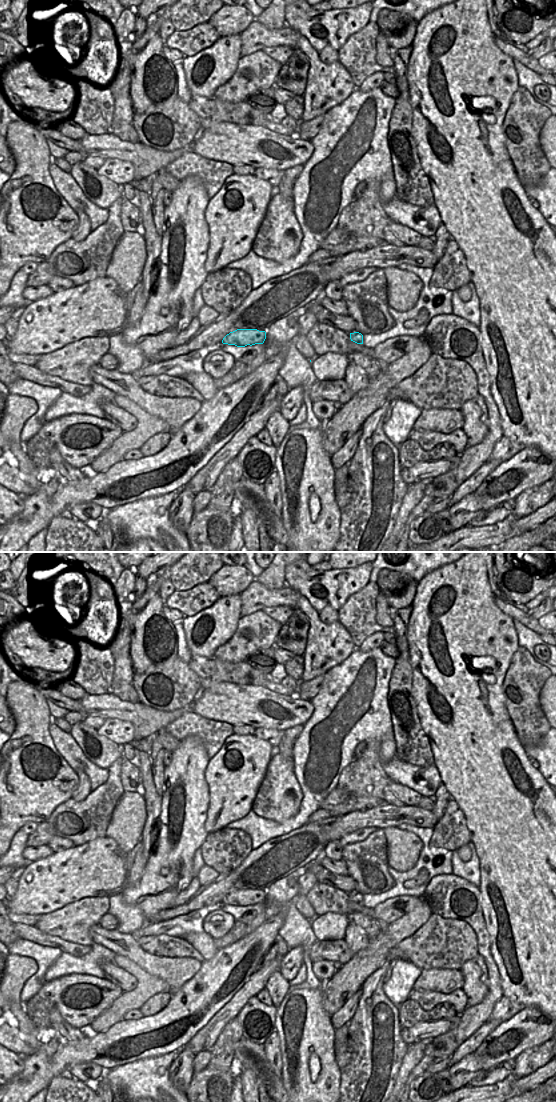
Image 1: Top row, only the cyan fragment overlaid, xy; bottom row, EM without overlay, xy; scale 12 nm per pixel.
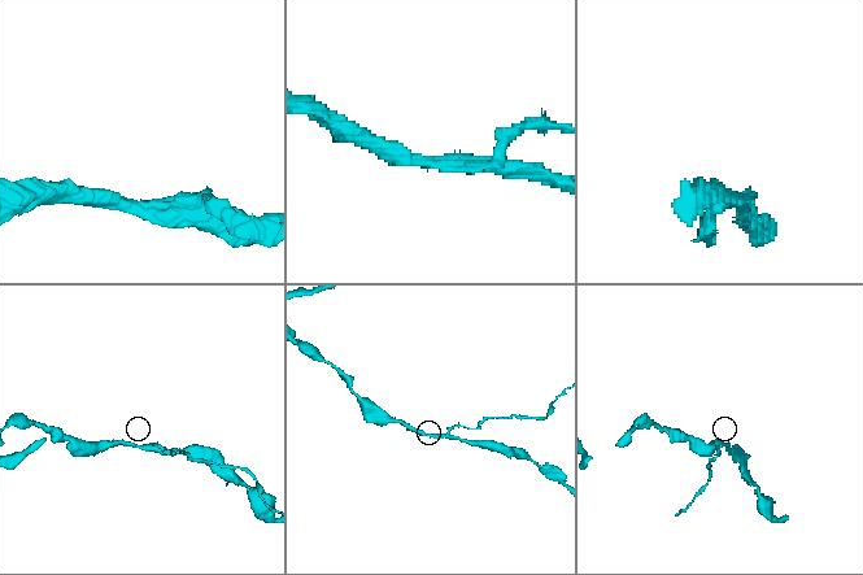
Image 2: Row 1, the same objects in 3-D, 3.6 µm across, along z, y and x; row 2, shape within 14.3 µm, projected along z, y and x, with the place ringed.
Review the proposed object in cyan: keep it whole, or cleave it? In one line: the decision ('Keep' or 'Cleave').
Keep.

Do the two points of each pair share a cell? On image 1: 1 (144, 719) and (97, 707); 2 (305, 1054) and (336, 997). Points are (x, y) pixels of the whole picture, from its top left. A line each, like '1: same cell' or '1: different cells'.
1: same cell
2: different cells

